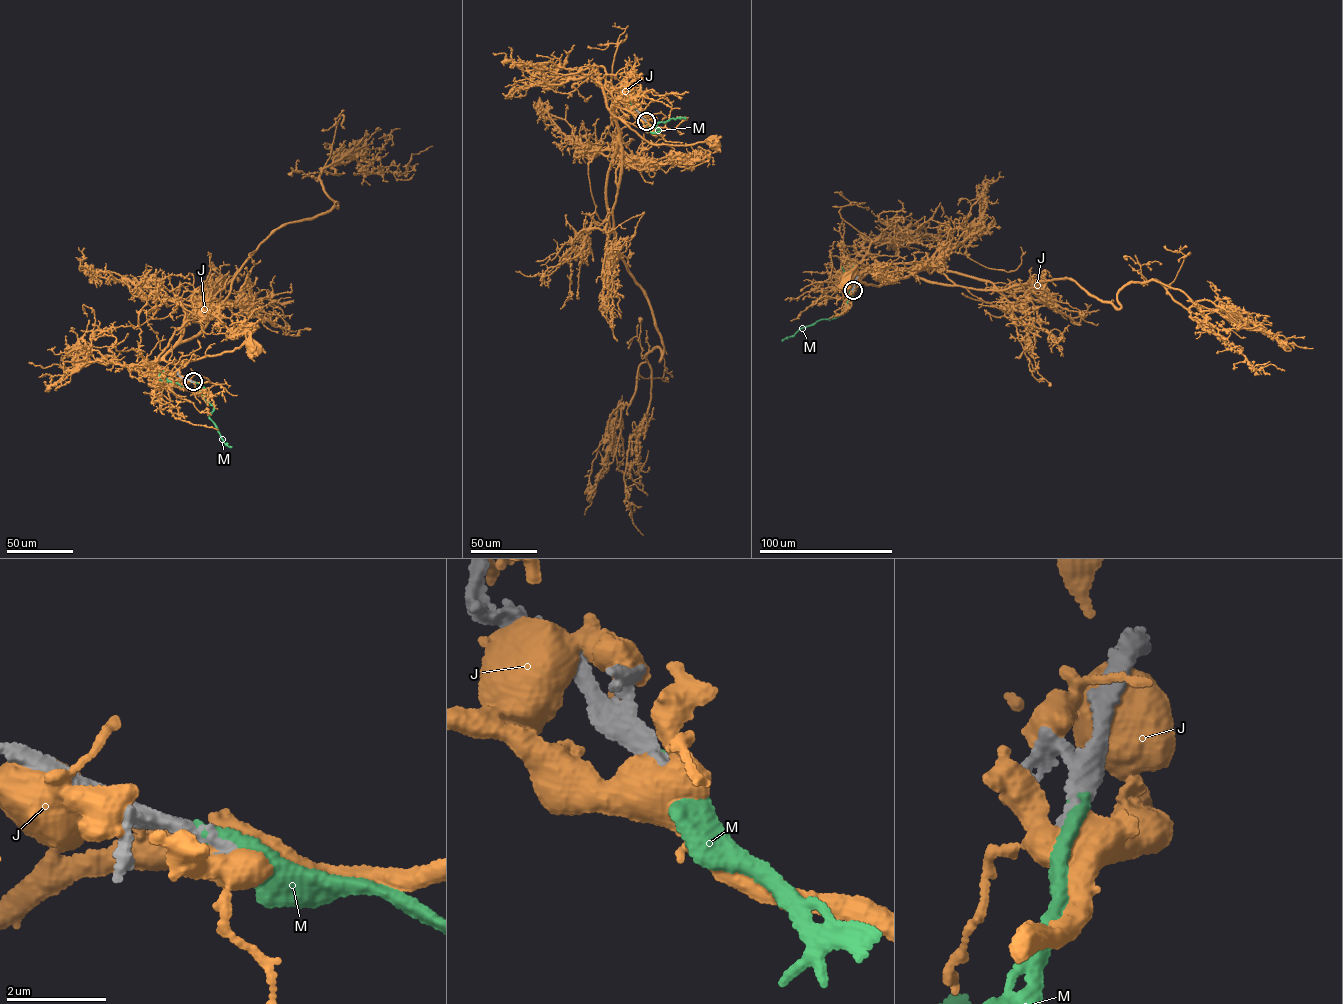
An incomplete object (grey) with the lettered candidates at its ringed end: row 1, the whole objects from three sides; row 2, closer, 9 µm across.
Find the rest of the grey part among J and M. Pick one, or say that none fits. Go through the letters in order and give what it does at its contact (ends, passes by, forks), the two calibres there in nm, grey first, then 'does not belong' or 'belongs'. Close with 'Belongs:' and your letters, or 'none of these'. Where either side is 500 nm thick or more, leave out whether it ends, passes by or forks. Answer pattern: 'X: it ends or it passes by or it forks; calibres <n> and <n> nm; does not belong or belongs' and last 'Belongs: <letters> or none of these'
J: it forks; calibres 360 and 440 nm; does not belong
M: it ends; calibres 360 and 320 nm; belongs
Belongs: M

